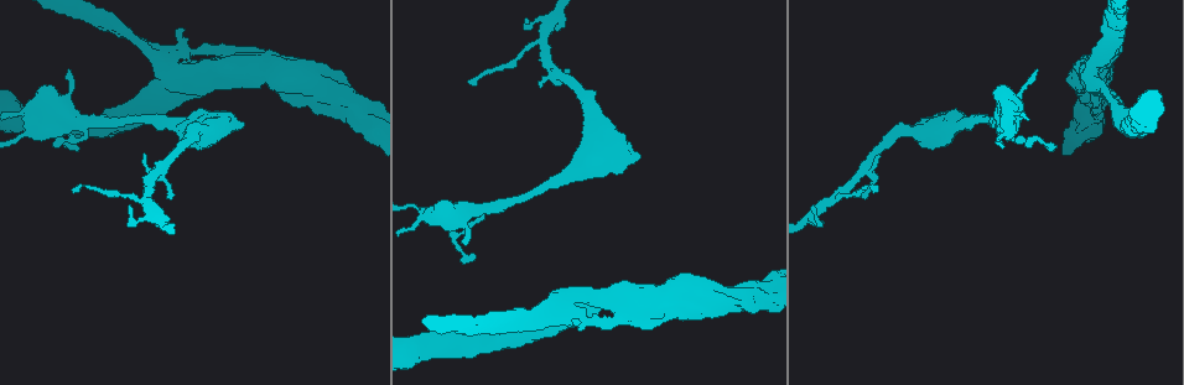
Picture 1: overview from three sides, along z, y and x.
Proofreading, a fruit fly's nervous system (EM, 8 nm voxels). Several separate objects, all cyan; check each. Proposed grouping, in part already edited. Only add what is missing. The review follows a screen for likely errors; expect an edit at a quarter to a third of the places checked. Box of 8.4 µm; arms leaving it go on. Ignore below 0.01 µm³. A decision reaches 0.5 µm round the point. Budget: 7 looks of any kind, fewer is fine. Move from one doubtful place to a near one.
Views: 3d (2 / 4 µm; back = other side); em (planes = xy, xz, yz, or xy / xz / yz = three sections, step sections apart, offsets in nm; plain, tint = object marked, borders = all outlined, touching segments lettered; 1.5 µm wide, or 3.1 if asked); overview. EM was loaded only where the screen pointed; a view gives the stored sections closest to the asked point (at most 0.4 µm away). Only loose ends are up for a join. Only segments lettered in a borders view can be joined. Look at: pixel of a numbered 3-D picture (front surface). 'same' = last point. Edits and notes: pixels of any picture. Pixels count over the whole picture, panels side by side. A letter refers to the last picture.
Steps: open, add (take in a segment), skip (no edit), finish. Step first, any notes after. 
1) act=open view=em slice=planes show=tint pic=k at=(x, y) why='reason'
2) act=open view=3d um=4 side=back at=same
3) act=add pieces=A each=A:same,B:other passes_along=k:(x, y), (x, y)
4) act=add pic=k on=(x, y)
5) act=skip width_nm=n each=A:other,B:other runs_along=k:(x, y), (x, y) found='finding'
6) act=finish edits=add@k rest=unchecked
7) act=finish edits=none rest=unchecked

act=open view=em slice=planes show=borders pic=1 at=(527, 17) why='an open end'

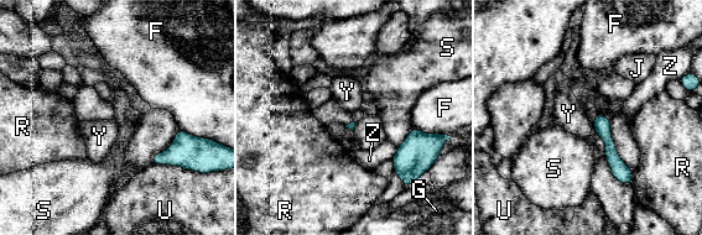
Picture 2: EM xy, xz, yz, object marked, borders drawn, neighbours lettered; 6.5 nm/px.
act=skip each=F:other,G:other,J:other,R:other,S:other,U:other,Y:other,Z:other border=2:(592, 123), (596, 131) found='no lettered segment goes on from it'

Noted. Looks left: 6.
act=open view=em slice=xy step=4 show=borders pic=1 at=(473, 258) why='thin end'

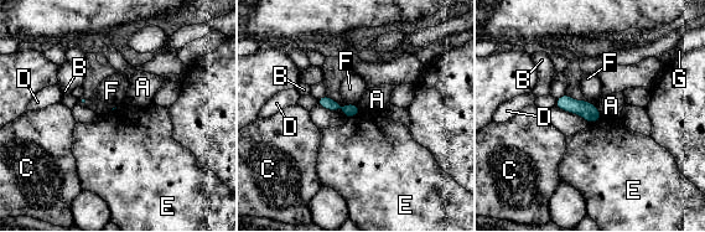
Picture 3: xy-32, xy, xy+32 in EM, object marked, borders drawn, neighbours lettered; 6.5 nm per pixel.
act=skip each=A:other,B:other,C:other,D:other,E:other,F:other,G:other border=3:(595, 106), (602, 113) found='none of them fits'

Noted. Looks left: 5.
act=open view=em slice=yz step=4 show=plain pic=1 at=(578, 322) why='tapers out'

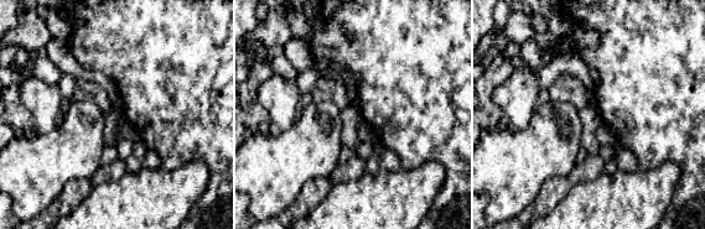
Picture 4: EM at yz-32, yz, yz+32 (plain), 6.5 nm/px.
act=open view=em slice=yz step=4 show=borders at=same why='what lies round it'

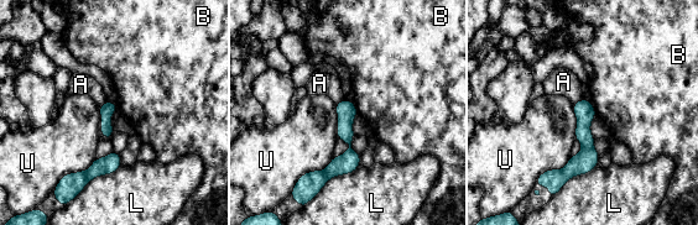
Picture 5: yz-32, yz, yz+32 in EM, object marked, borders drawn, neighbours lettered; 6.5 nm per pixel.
act=skip each=A:other,B:other,L:other,U:other border=5:(582, 98), (573, 104) found='none of them fits'

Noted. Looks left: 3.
act=finish edits=none rest=unchecked

